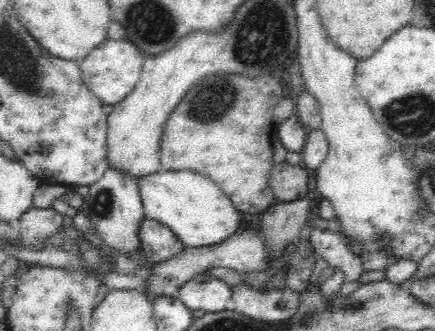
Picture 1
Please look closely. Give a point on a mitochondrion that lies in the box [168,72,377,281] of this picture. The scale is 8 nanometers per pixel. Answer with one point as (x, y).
(213, 99)

